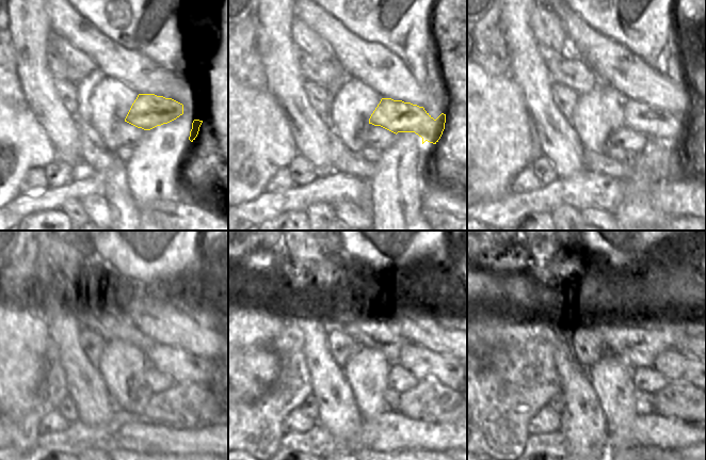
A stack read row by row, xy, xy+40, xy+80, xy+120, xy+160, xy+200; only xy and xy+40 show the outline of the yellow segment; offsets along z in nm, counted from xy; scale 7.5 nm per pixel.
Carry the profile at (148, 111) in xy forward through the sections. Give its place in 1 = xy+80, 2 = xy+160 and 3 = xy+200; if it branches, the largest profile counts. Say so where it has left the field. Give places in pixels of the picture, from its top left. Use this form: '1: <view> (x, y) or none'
1: xy+80 (657, 124)
2: xy+160 (423, 363)
3: xy+200 (673, 364)

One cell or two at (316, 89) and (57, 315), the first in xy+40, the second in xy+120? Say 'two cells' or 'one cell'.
two cells

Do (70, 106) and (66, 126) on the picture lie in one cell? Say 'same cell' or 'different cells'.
different cells

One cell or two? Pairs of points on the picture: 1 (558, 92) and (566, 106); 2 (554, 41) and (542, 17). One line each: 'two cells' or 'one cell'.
1: one cell
2: one cell

